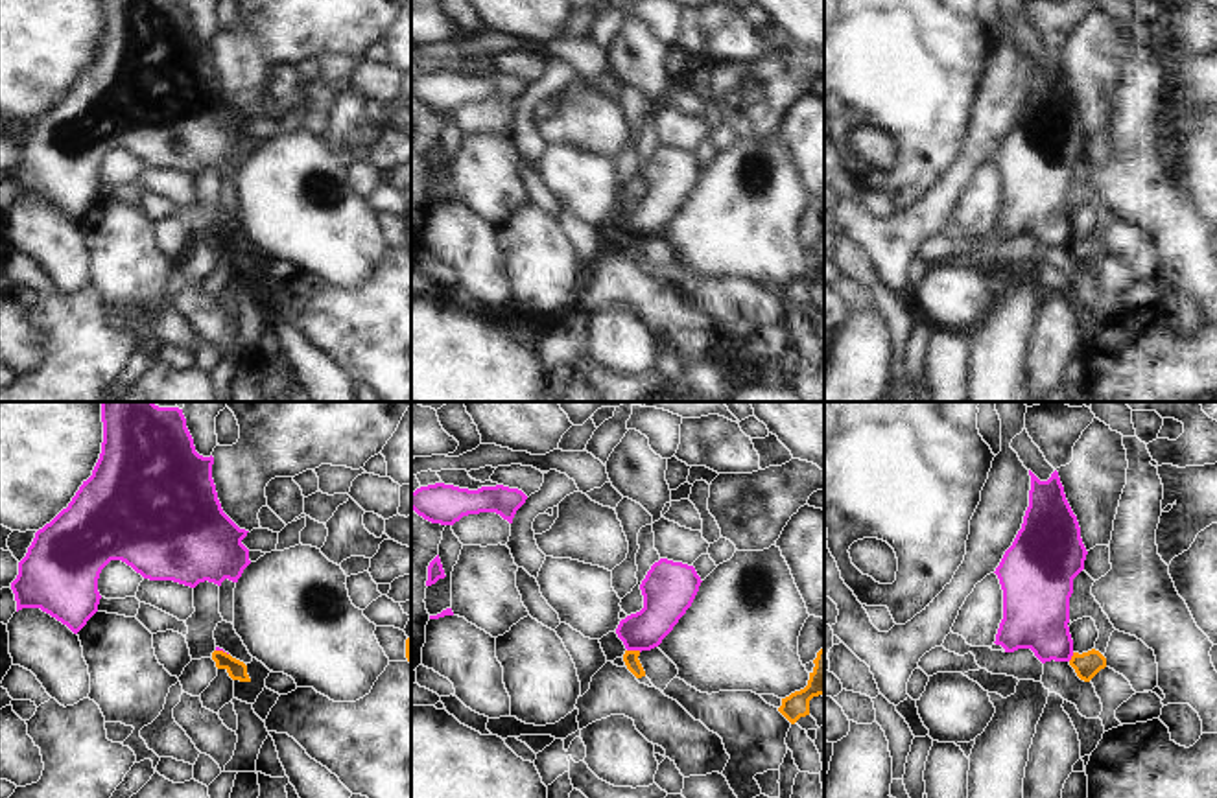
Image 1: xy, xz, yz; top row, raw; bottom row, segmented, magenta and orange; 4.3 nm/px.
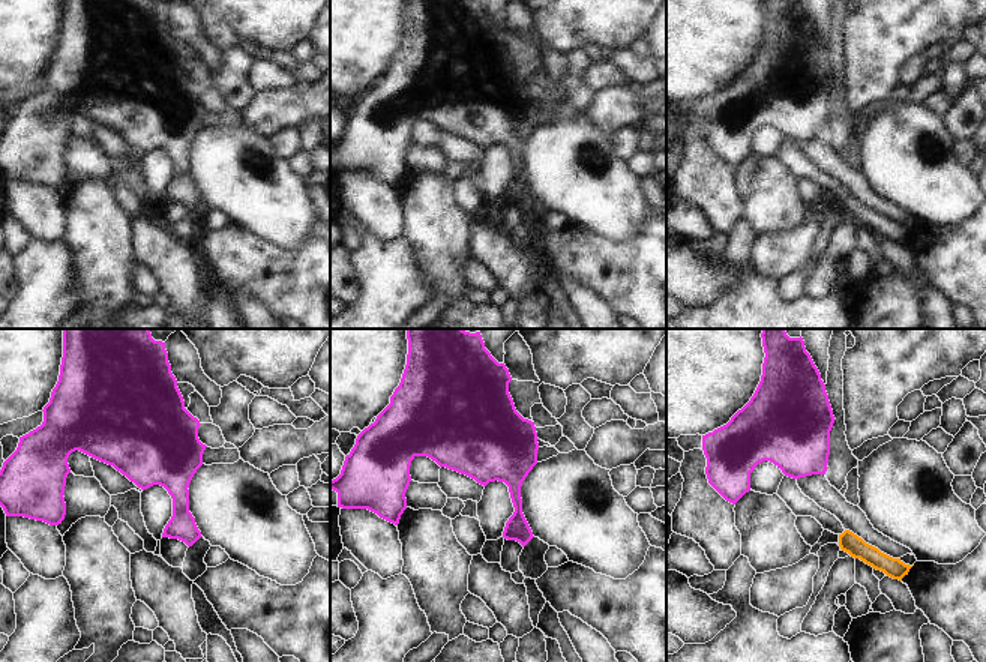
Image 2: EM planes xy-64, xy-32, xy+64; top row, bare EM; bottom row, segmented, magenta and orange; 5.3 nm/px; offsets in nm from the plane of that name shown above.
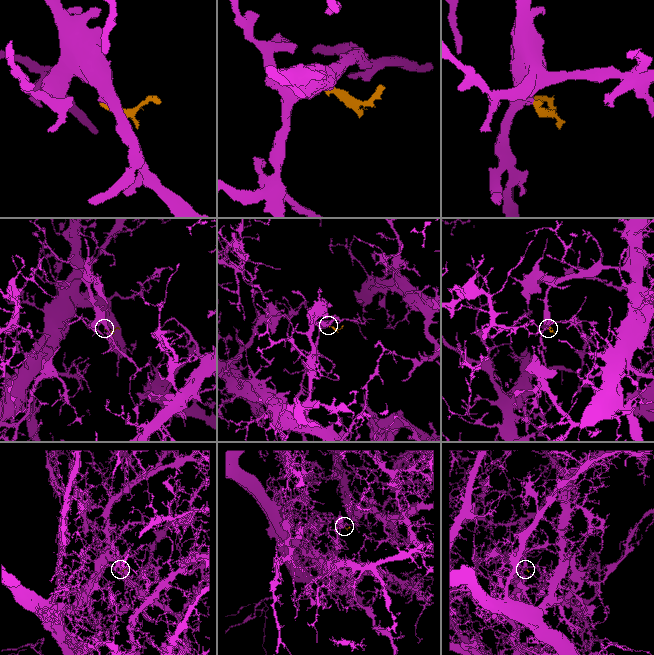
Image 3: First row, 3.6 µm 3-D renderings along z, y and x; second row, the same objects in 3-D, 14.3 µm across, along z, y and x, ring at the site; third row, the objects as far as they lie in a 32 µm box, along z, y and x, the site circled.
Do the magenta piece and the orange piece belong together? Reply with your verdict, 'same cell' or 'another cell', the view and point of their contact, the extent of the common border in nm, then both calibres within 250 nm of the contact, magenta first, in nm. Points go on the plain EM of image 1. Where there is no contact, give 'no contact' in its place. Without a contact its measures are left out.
another cell | xz (635, 236) | 60 nm | 190/70 nm

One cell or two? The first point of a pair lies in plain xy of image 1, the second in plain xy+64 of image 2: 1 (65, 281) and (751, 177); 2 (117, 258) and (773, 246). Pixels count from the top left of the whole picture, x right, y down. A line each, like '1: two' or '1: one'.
1: two
2: two

